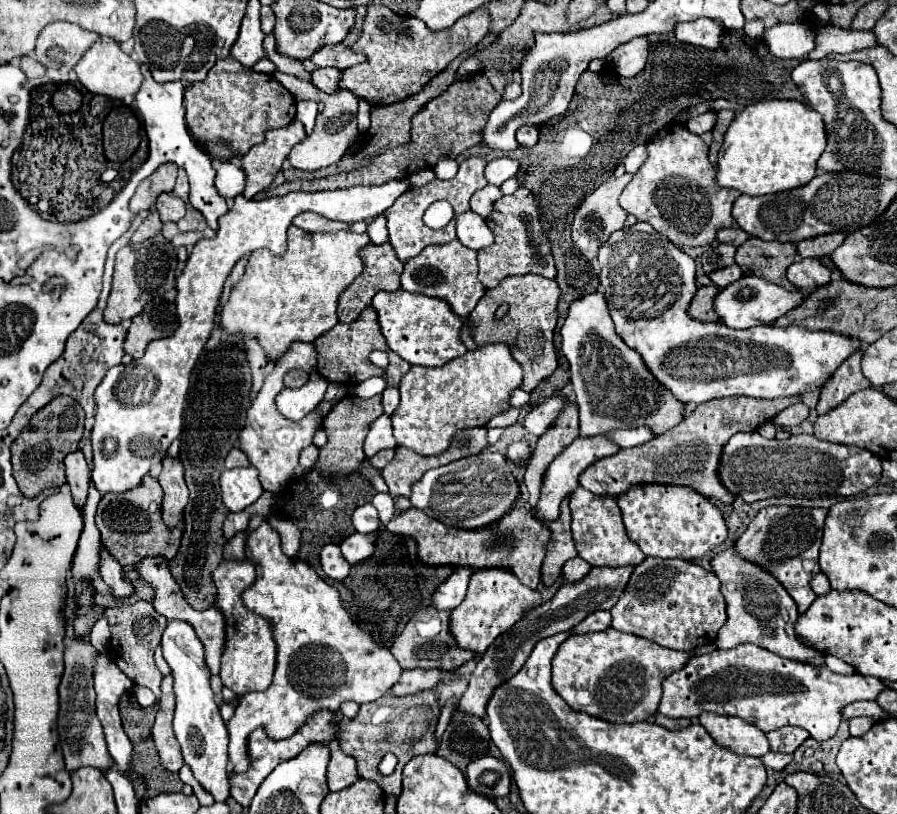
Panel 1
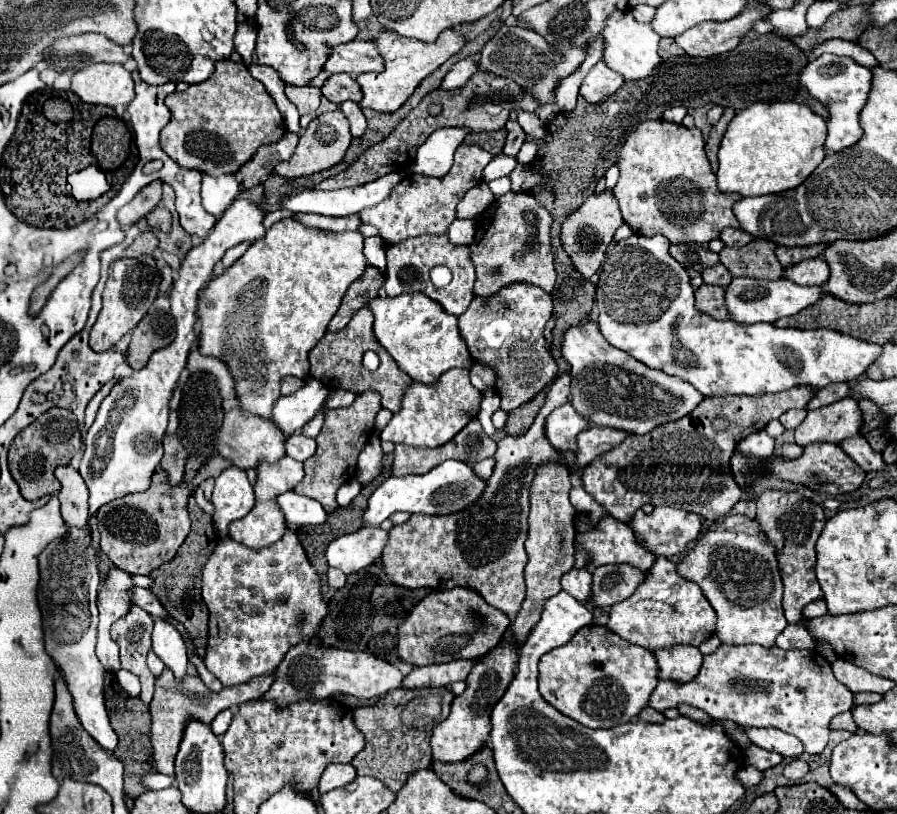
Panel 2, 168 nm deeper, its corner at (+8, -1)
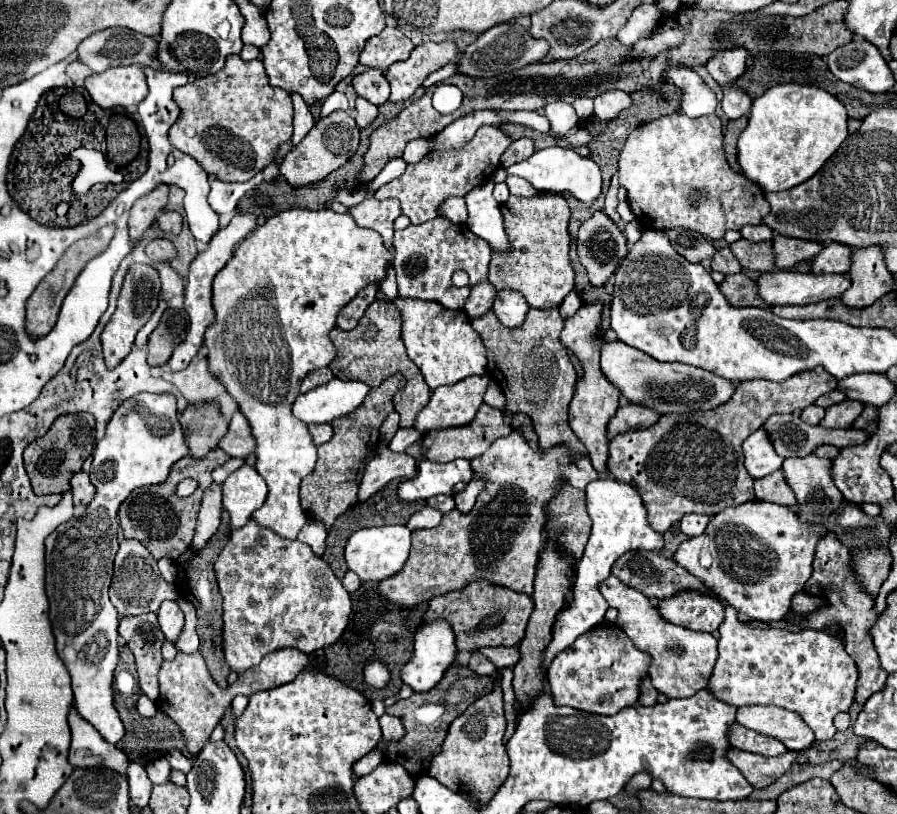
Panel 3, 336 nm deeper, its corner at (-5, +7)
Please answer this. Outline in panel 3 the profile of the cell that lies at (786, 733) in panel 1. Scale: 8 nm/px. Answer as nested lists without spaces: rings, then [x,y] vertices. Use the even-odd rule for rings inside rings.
[[[739,706],[737,722],[755,732],[781,740],[789,750],[805,750],[815,742],[811,728],[791,710],[775,706]]]

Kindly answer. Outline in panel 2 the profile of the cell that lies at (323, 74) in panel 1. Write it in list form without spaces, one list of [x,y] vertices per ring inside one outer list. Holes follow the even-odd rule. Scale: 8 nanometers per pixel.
[[[334,74],[334,76],[330,76],[322,86],[322,94],[334,104],[346,102],[346,100],[352,100],[352,102],[362,100],[362,90],[358,88],[356,80],[350,74]]]

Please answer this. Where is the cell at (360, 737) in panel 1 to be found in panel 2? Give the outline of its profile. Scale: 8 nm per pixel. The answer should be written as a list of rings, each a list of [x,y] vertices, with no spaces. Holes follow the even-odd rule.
[[[396,688],[382,696],[374,706],[360,706],[352,710],[354,726],[364,734],[366,746],[352,758],[358,776],[374,776],[392,792],[398,792],[406,776],[420,768],[430,768],[432,748],[430,736],[436,722],[448,716],[454,694],[448,688]]]

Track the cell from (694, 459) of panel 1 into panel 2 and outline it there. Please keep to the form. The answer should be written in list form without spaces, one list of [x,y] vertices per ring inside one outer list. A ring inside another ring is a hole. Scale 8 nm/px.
[[[806,386],[762,396],[704,398],[686,418],[654,428],[646,436],[630,434],[618,448],[602,454],[594,464],[588,464],[582,470],[582,488],[622,522],[628,522],[634,510],[644,504],[674,506],[696,512],[708,520],[720,520],[734,508],[742,494],[730,474],[730,456],[736,444],[752,432],[760,432],[786,410],[806,408],[810,398],[812,392]],[[716,416],[726,416],[730,426],[720,432],[712,430]]]

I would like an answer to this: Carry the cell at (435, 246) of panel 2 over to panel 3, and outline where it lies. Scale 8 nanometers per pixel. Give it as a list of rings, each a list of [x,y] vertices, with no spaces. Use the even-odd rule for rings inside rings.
[[[433,218],[419,226],[407,226],[405,230],[395,230],[393,236],[393,268],[399,286],[401,298],[419,298],[431,300],[451,310],[461,310],[471,286],[479,280],[487,278],[491,250],[487,248],[485,240],[479,240],[465,224],[453,224],[447,218]],[[463,270],[469,274],[469,286],[457,288],[451,282],[453,272]]]

